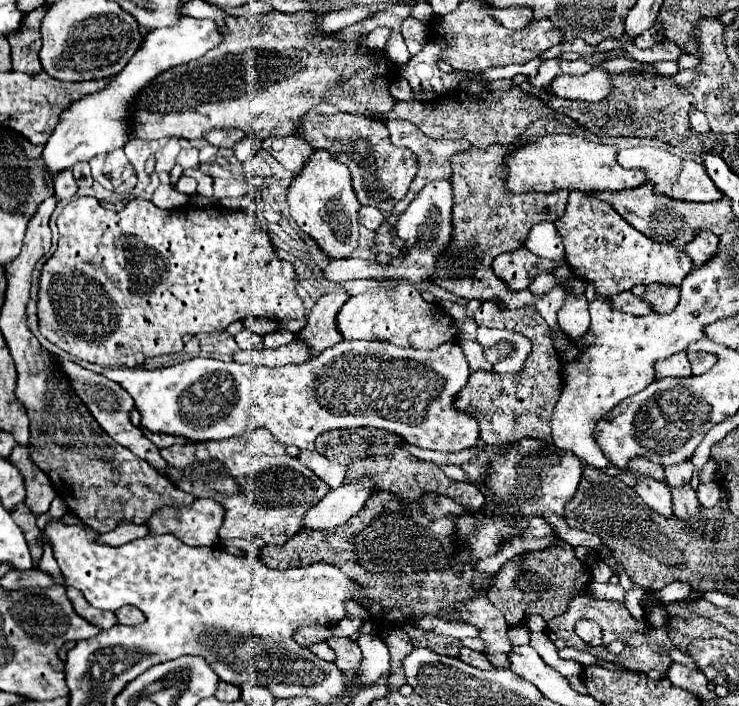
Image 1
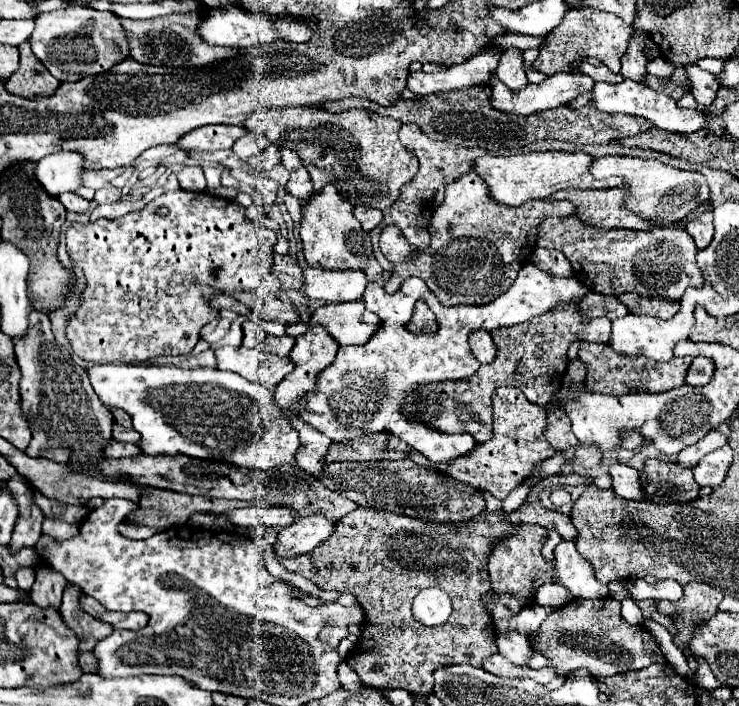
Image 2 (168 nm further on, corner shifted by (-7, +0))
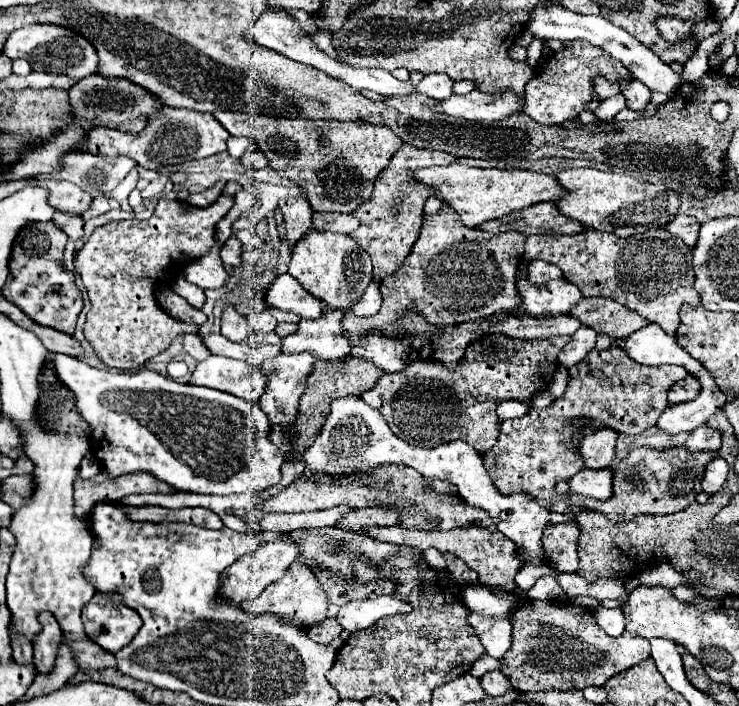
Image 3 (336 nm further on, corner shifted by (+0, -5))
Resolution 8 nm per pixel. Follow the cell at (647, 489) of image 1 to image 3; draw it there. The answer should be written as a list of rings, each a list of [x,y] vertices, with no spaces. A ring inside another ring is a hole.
[[[580,470],[574,478],[570,478],[570,490],[574,494],[592,496],[598,500],[610,500],[612,496],[612,470]]]

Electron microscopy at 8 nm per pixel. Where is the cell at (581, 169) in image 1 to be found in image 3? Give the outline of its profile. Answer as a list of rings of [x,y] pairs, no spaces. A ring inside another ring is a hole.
[[[450,164],[450,166],[438,166],[438,168],[422,168],[414,172],[414,178],[436,186],[436,198],[448,202],[462,218],[466,226],[478,226],[486,220],[506,216],[512,210],[522,210],[530,204],[538,202],[556,202],[560,196],[564,196],[564,188],[556,184],[556,176],[522,170],[522,168],[472,168],[462,164]]]

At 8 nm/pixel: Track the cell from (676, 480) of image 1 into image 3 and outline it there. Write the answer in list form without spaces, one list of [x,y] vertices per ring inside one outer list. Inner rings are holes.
[[[700,426],[688,434],[684,448],[688,452],[716,452],[720,448],[720,432],[710,426]]]

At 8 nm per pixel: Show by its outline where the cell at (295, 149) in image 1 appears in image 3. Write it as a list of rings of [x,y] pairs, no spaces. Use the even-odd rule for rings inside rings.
[[[296,196],[296,198],[284,198],[280,202],[280,210],[284,212],[284,228],[286,228],[286,238],[294,246],[302,236],[312,226],[312,208],[306,198]]]

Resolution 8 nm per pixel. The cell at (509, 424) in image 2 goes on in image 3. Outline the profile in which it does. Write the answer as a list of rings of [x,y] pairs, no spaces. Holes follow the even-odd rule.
[[[610,346],[608,350],[596,350],[594,348],[592,352],[588,352],[588,356],[582,362],[572,366],[568,370],[568,374],[570,374],[568,390],[564,392],[562,398],[558,398],[548,408],[542,408],[542,410],[534,408],[534,410],[530,410],[528,414],[524,414],[520,418],[502,420],[496,444],[488,452],[482,454],[484,466],[490,474],[490,480],[502,496],[510,496],[510,494],[516,494],[516,492],[528,492],[534,498],[554,500],[556,482],[570,480],[576,472],[580,472],[584,468],[578,450],[572,450],[572,432],[574,430],[584,432],[584,428],[588,426],[588,430],[616,428],[618,432],[638,434],[638,432],[654,426],[658,416],[668,406],[670,386],[676,384],[678,380],[682,380],[688,372],[686,372],[686,368],[680,368],[680,366],[642,366],[642,364],[634,362],[622,348]],[[576,416],[590,416],[592,422],[590,424],[578,424],[574,420]]]

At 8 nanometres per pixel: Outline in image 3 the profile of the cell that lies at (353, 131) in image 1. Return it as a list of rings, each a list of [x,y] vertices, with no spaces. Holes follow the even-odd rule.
[[[214,112],[214,118],[232,134],[254,138],[258,148],[268,158],[270,166],[298,184],[306,194],[314,212],[354,212],[360,204],[370,200],[378,174],[390,164],[402,140],[384,126],[364,122],[336,122],[336,120],[306,120],[306,118],[274,118],[254,112]]]

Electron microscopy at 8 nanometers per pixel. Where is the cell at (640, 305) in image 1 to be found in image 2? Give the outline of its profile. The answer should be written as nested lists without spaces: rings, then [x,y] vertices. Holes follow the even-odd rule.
[[[589,291],[587,299],[583,299],[583,303],[579,303],[579,313],[585,319],[607,317],[613,321],[617,317],[627,315],[627,307],[623,307],[623,303],[619,303],[619,299],[615,299],[615,297],[607,297],[607,295]]]

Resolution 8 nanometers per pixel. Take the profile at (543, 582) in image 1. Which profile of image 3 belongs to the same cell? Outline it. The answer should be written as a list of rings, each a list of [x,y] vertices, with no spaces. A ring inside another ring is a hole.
[[[390,526],[390,528],[368,528],[362,532],[368,532],[368,536],[372,536],[374,540],[380,540],[380,542],[406,544],[406,546],[416,546],[420,550],[434,546],[440,552],[452,552],[458,558],[462,558],[466,562],[466,566],[470,566],[472,570],[478,572],[480,584],[490,586],[490,588],[498,588],[504,592],[516,590],[514,578],[516,578],[518,570],[524,566],[524,560],[518,554],[518,546],[498,530],[490,532],[488,528],[470,526],[470,528],[452,528],[448,532],[424,532],[424,530],[406,530],[406,528]]]

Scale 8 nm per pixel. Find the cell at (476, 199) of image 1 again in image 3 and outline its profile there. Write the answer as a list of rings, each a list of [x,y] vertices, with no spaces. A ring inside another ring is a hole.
[[[442,202],[442,208],[438,214],[432,214],[424,220],[420,238],[416,240],[412,252],[406,256],[406,260],[400,264],[400,268],[396,272],[392,272],[390,276],[384,278],[384,284],[380,282],[380,292],[382,292],[382,308],[376,316],[358,317],[348,312],[344,318],[344,332],[348,338],[352,338],[352,344],[358,342],[358,338],[368,332],[368,328],[378,328],[384,332],[392,332],[394,336],[394,324],[398,324],[398,314],[408,308],[410,300],[418,306],[418,312],[422,312],[426,316],[426,320],[430,324],[440,324],[440,326],[448,326],[448,324],[460,324],[466,320],[476,320],[476,318],[484,318],[490,314],[498,314],[498,312],[520,312],[520,298],[516,294],[516,272],[520,266],[520,260],[524,256],[524,242],[526,236],[520,236],[520,232],[506,232],[500,236],[492,236],[490,232],[484,232],[480,228],[468,228],[464,224],[460,224],[460,216],[456,216],[452,212],[452,208],[448,208],[448,204]]]

